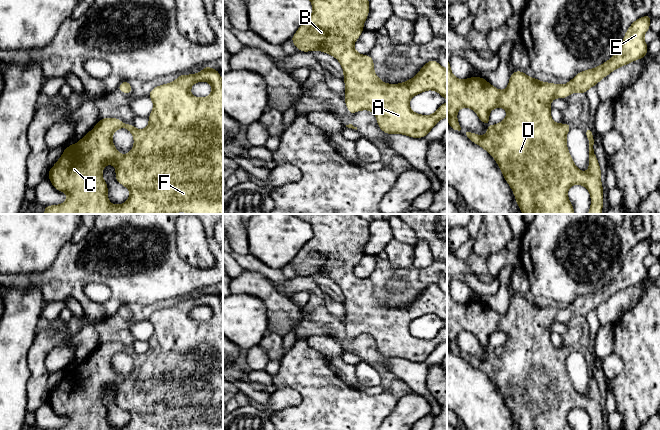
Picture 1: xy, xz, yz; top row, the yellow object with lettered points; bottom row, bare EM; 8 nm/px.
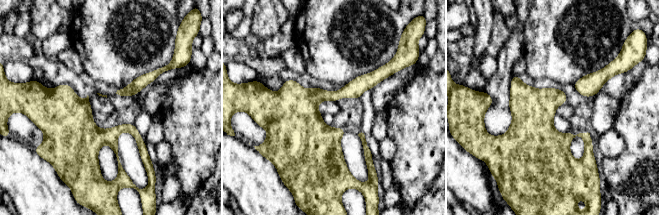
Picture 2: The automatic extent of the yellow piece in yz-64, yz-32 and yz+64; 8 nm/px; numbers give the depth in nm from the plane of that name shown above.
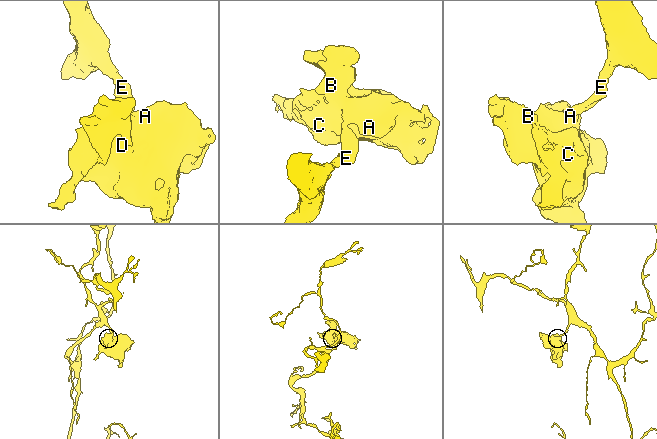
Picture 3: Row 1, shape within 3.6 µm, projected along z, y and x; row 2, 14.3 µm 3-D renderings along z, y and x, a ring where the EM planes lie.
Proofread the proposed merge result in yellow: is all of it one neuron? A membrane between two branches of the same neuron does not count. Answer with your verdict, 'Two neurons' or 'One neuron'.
One neuron

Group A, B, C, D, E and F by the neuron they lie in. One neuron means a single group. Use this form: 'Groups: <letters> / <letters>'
Groups: A B C D E F

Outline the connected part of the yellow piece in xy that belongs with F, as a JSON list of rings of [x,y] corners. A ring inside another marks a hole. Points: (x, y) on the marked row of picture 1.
[[[204,66],[204,69],[200,73],[191,75],[182,74],[171,83],[154,87],[148,97],[153,101],[154,107],[148,116],[149,125],[147,128],[138,130],[133,124],[124,124],[120,119],[112,117],[103,118],[78,143],[65,148],[56,164],[52,168],[49,168],[48,176],[55,189],[65,192],[68,198],[60,205],[44,206],[44,214],[159,214],[178,212],[188,212],[189,214],[223,214],[223,80],[221,79],[220,72],[209,66]],[[200,81],[206,81],[211,84],[212,91],[208,97],[197,98],[190,93],[191,86]],[[119,128],[129,130],[134,137],[134,146],[131,152],[126,155],[120,154],[112,141],[113,133]],[[107,164],[113,164],[115,166],[116,181],[130,190],[129,199],[121,205],[112,205],[108,200],[108,184],[102,178],[102,169]]]

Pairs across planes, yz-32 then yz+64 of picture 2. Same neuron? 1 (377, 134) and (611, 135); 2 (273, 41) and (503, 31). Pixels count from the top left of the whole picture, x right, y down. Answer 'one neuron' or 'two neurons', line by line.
1: two neurons
2: one neuron

